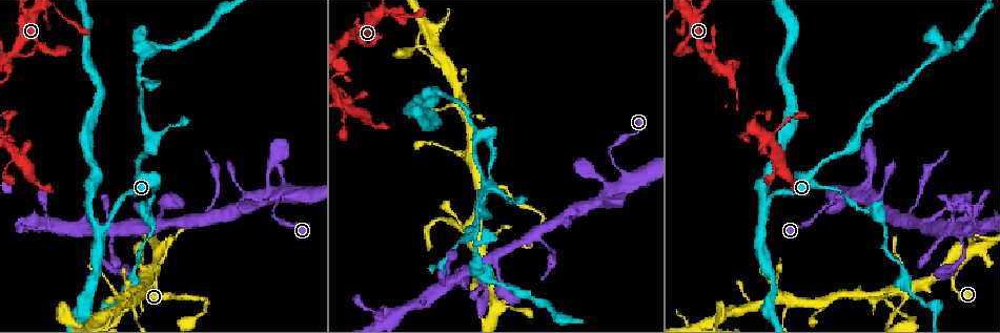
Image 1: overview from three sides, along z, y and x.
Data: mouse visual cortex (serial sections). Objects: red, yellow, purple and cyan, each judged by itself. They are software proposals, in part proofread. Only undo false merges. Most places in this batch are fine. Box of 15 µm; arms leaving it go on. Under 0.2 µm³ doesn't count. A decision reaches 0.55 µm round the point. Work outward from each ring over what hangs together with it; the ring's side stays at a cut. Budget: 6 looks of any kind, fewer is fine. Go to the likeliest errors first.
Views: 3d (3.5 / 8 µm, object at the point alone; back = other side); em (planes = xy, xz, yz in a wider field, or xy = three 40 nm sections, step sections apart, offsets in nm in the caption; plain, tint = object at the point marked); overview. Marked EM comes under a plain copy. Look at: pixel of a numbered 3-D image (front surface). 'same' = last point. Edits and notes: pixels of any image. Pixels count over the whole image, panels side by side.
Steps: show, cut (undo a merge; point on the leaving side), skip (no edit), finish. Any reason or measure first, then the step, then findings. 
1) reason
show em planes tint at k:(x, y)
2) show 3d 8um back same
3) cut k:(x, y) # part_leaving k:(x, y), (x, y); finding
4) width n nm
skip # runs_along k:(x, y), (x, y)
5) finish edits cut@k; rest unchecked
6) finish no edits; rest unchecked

thick turns thin
show 3d 3.5um at 1:(476, 190)

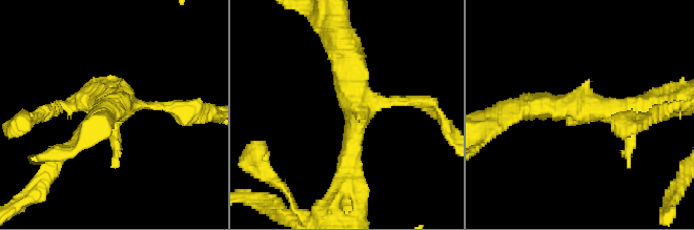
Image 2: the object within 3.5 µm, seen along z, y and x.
arms 3; arm_widths 150, 300, 400 nm
show em xy step 2 tint at 2:(582, 108)

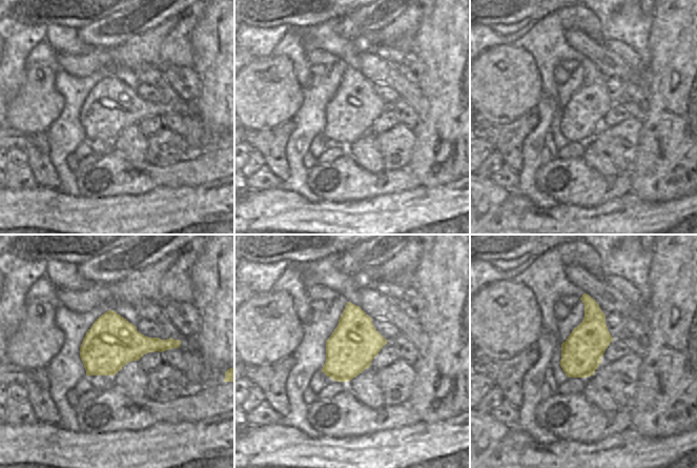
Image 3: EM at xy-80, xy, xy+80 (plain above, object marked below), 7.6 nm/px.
skip # runs_along 2:(347, 180), (354, 78), (341, 43); continuous, no second cell

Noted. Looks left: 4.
touches itself
show 3d 3.5um at 1:(480, 288)

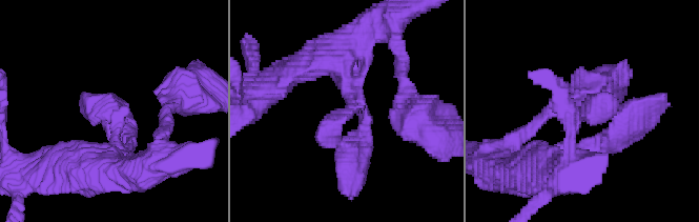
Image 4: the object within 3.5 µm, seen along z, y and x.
show em planes tint at 4:(119, 120)

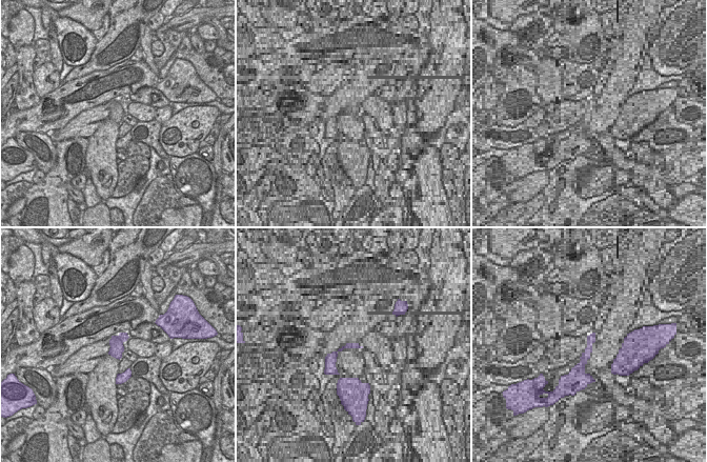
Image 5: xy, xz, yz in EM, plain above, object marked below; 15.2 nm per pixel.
skip # runs_along 4:(527, 168), (551, 162), (577, 110); one cell here

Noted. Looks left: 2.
show 3d 3.5um at 1:(6, 77)

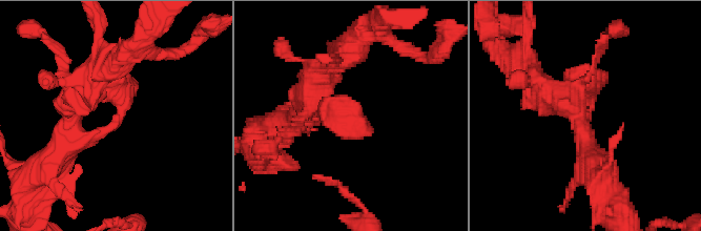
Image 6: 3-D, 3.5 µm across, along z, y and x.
show em xy step 2 tint at 6:(115, 121)

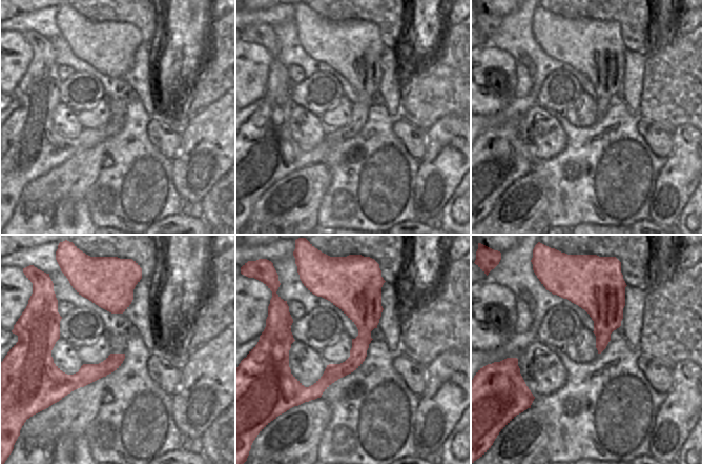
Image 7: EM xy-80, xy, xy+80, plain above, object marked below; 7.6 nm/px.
skip # runs_along 6:(307, 108), (348, 119); all the same cell

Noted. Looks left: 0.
finish no edits; rest unchecked

